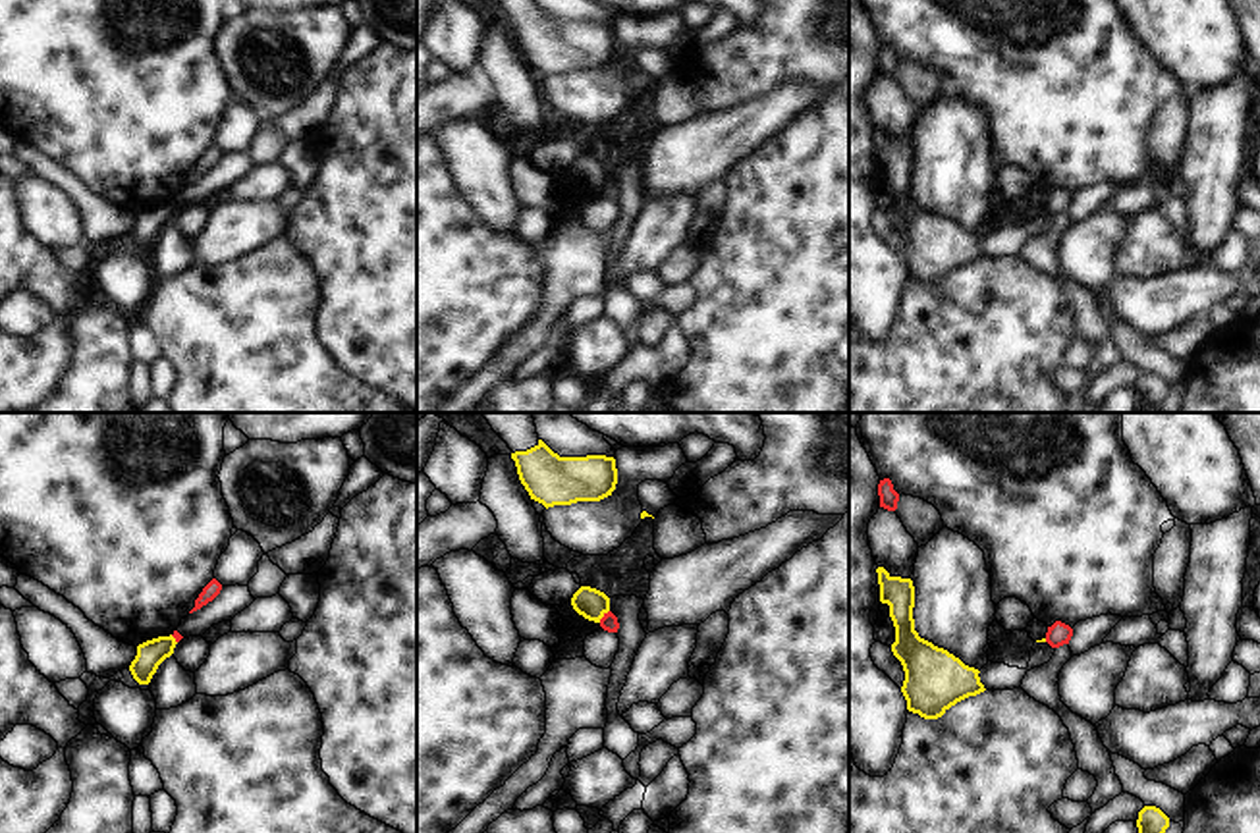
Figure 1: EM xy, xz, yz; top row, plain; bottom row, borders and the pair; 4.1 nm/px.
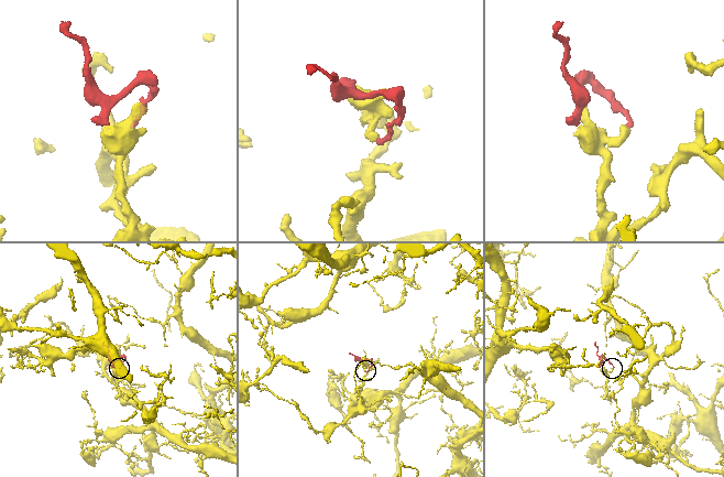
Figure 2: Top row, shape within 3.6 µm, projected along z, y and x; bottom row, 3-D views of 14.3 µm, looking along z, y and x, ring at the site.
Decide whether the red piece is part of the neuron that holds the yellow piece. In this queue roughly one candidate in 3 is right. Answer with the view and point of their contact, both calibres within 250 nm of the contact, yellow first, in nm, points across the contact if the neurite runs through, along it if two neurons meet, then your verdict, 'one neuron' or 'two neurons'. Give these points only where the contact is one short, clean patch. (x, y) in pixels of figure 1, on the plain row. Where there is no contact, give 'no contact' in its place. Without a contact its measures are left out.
xz (602, 184) | 130/70 nm | along xz (608, 178), (599, 189) | two neurons

